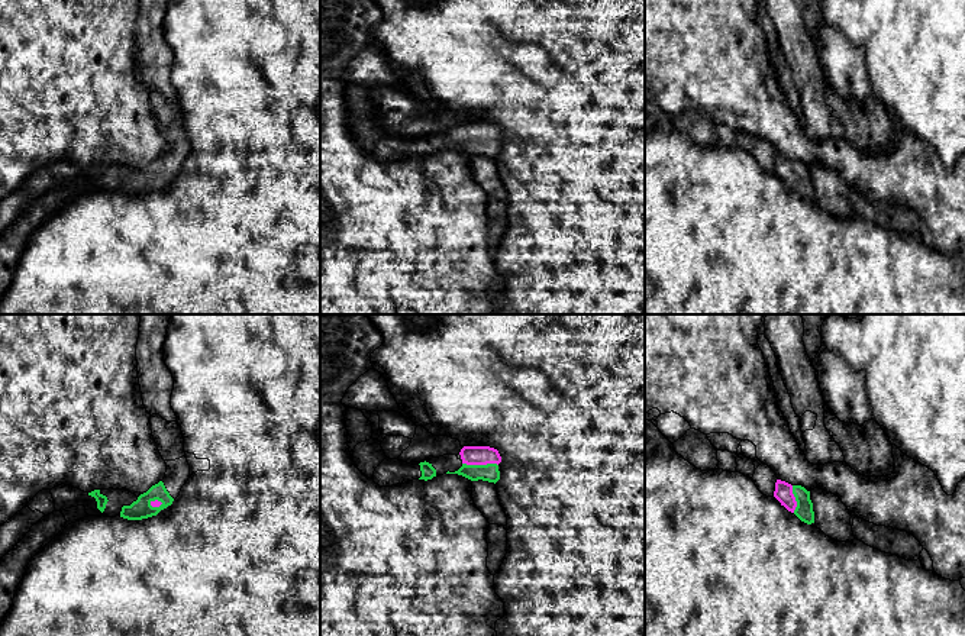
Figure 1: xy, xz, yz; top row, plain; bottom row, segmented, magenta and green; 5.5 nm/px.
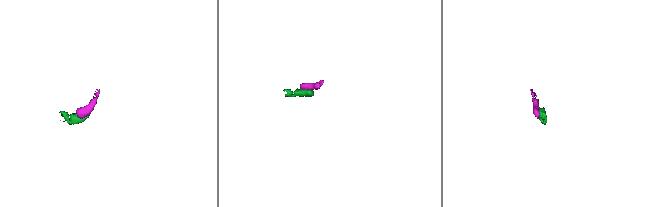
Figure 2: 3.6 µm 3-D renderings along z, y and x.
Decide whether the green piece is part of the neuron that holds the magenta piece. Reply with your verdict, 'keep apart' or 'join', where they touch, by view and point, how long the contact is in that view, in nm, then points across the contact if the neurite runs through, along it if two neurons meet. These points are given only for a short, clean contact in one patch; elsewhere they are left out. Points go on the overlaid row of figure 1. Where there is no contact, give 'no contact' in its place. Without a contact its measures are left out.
join; meets magenta in xz at (480, 464); contact 200 nm long; runs through xz (471, 455), (480, 464), (490, 473)

